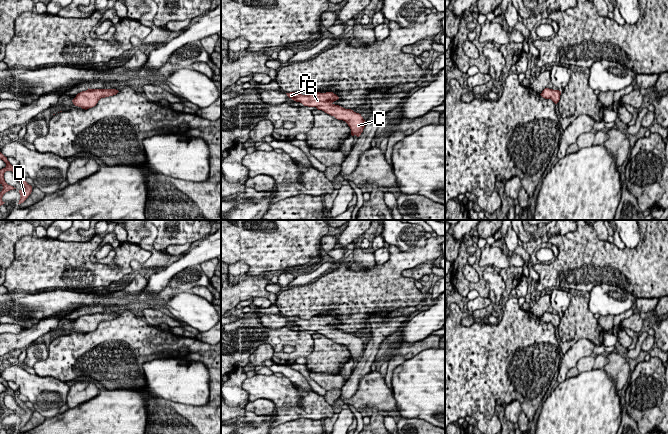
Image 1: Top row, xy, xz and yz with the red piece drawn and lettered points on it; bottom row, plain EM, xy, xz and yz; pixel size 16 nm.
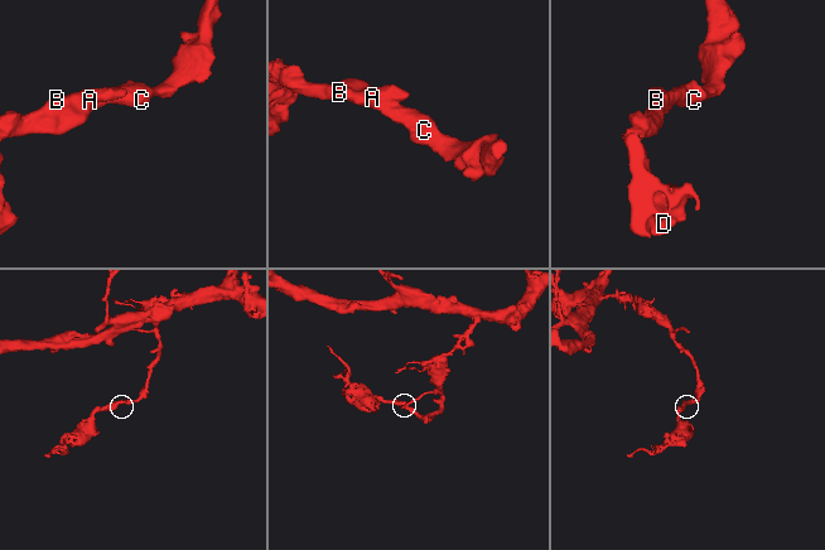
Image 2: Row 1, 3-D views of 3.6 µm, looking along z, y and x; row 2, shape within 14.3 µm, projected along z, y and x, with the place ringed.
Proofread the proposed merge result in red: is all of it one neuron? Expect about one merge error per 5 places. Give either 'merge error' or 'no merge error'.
no merge error

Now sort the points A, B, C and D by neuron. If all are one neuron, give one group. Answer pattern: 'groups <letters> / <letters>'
groups A B C D

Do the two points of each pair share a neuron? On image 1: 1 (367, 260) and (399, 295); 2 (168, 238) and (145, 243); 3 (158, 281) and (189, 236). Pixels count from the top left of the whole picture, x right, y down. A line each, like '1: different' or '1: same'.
1: different
2: different
3: different

